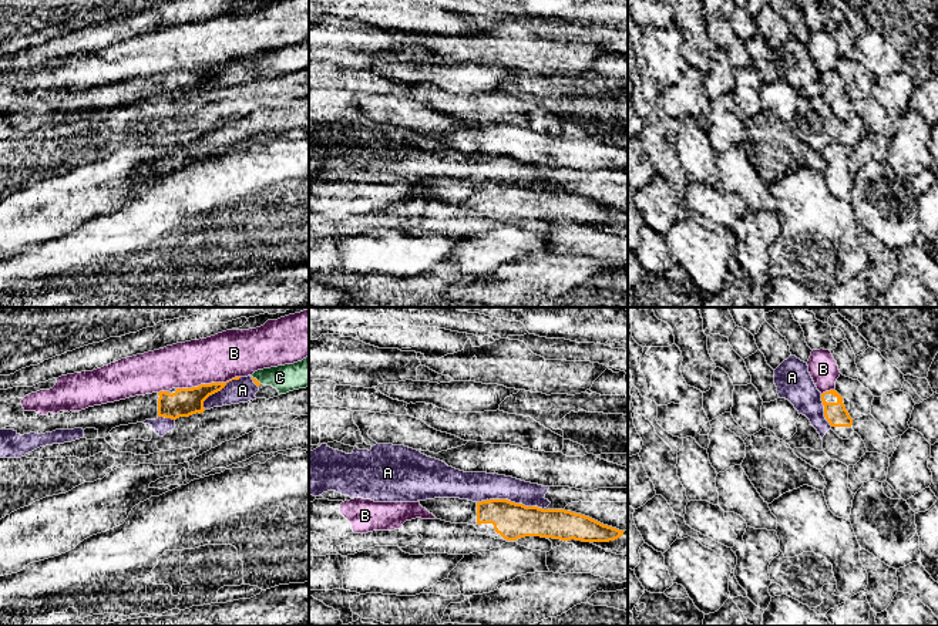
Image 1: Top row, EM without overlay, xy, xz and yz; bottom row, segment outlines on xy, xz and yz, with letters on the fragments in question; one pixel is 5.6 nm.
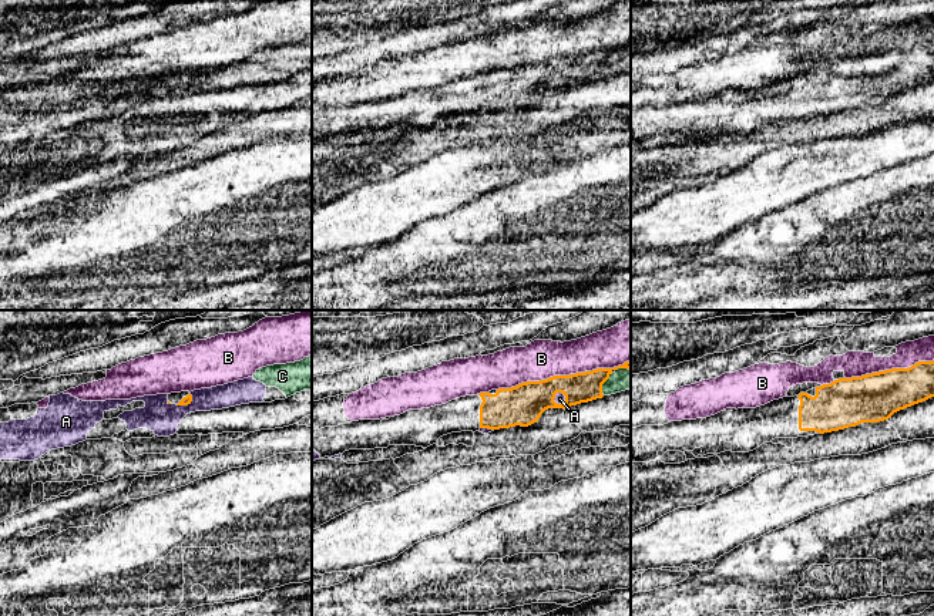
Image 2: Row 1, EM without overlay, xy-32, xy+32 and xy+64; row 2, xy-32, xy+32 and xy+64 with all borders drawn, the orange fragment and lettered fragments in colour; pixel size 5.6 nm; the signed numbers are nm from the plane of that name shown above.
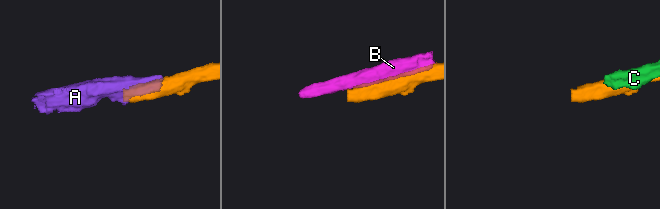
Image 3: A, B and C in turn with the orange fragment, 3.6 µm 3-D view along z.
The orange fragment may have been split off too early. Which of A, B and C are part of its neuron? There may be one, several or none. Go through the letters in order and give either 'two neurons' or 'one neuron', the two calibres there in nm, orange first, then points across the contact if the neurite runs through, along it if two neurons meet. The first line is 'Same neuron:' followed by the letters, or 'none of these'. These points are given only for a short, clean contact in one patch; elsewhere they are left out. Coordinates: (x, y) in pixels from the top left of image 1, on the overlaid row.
Same neuron: none of these
A: two neurons; calibres 200 and 170 nm
B: two neurons; calibres 160 and 280 nm
C: two neurons; calibres 20 and 150 nm

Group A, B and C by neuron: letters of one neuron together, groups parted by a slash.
A C / B

